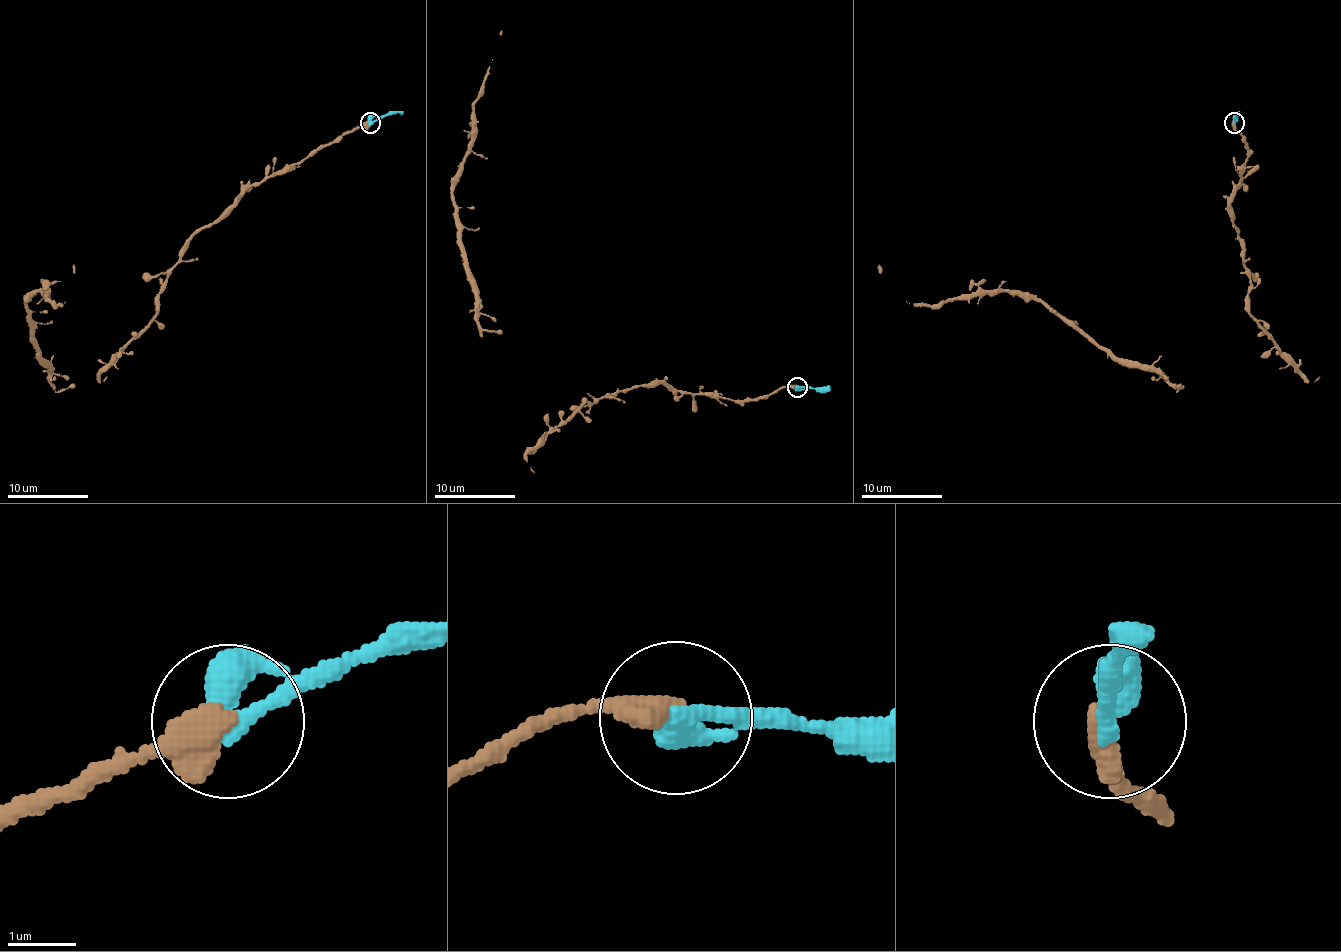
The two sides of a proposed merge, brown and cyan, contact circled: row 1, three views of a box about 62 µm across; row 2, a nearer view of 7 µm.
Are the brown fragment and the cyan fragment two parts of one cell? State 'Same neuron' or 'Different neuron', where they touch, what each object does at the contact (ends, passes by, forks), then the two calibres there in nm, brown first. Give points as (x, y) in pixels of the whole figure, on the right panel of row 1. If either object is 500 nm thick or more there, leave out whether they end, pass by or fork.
Same neuron. Place: (1234, 122). Thickness 460 nm (brown) against 550 nm

